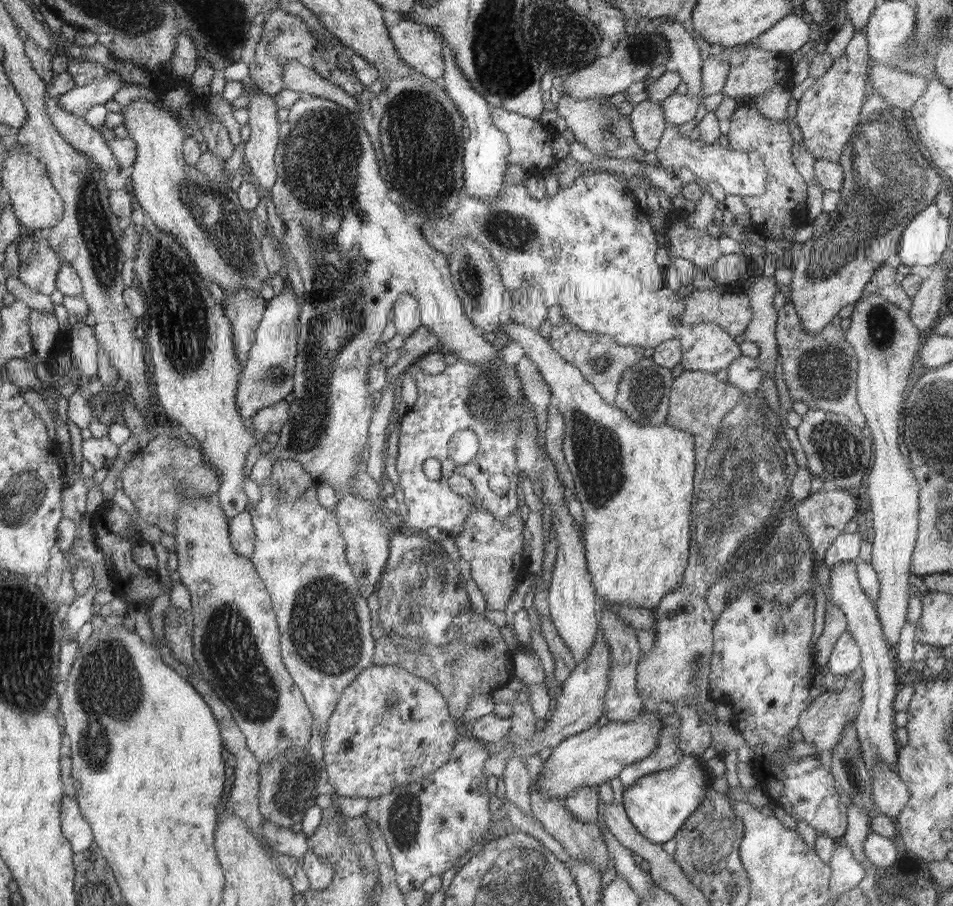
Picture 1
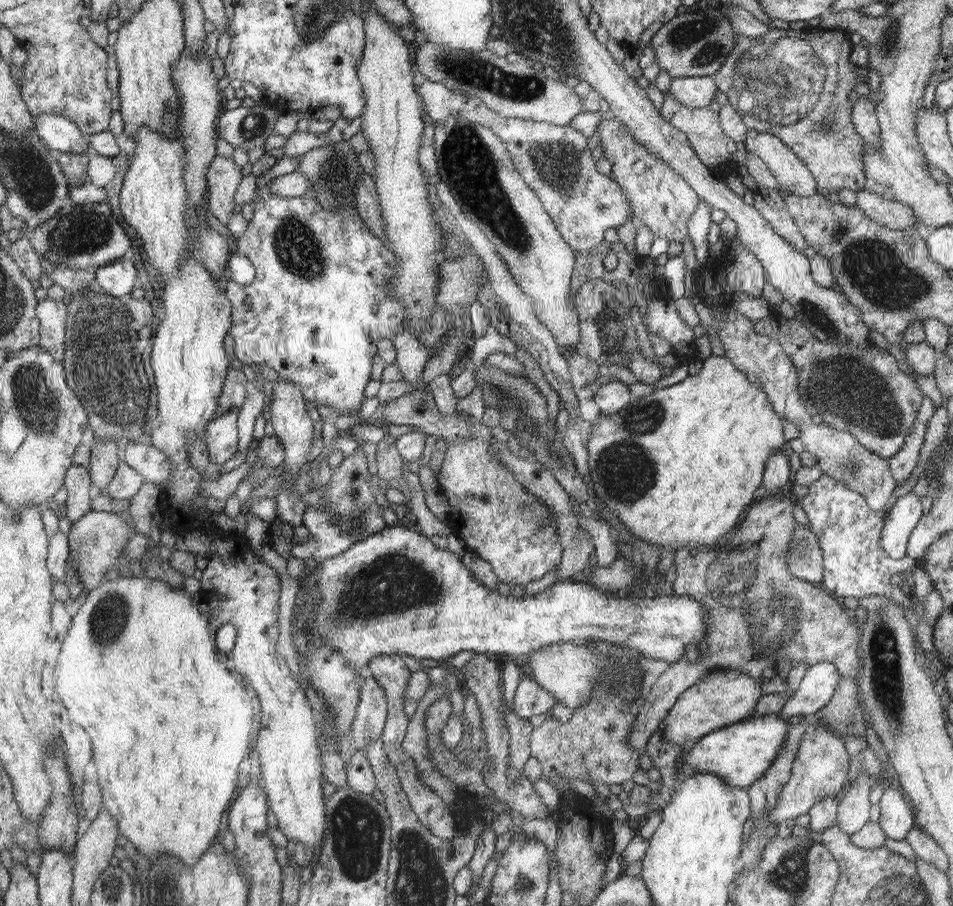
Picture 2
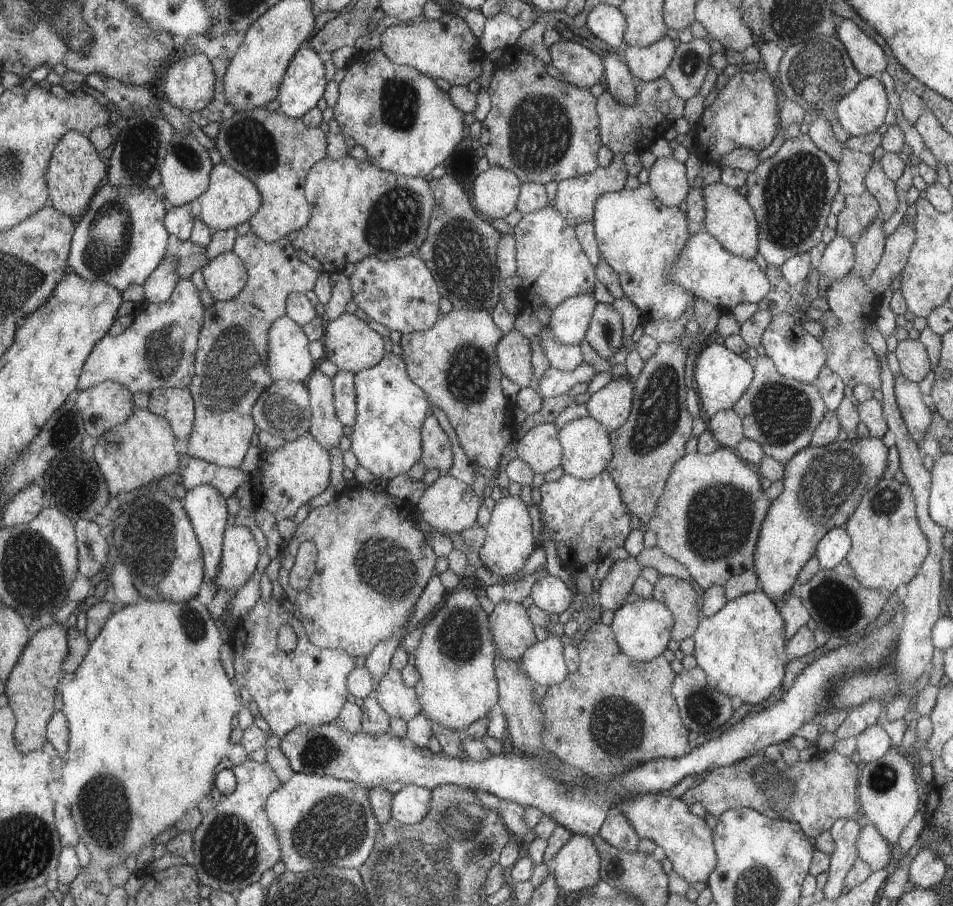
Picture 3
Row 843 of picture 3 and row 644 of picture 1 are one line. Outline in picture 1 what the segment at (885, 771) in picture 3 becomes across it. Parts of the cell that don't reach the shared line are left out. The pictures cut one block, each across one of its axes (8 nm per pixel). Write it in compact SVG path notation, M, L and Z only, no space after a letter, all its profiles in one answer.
M870 294L868 298L860 298L855 303L852 316L852 324L847 329L845 339L852 345L858 361L857 401L862 414L866 417L866 424L872 432L872 440L875 442L875 460L870 474L868 474L868 486L865 489L867 502L865 506L871 507L872 528L872 568L877 572L880 580L880 597L876 599L875 608L879 612L880 622L883 624L884 634L890 646L897 646L900 638L900 630L907 622L908 596L910 596L910 562L915 548L918 525L919 525L919 494L920 486L915 474L906 458L902 456L900 448L900 414L902 414L902 402L904 402L904 390L908 386L908 378L914 368L914 360L918 358L918 350L922 348L922 334L911 316L892 302L888 302L882 294Z

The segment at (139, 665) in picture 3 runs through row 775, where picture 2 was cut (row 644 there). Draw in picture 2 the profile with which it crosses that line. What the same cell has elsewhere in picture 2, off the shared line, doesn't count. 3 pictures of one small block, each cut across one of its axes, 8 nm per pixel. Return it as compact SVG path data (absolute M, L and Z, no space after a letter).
M146 576L118 577L112 581L104 580L100 587L88 593L88 598L85 598L84 604L72 617L71 627L62 646L63 653L59 655L60 662L55 668L58 696L62 705L68 709L70 717L90 736L92 761L97 768L97 781L103 795L103 809L114 815L120 834L126 836L144 856L154 858L154 854L168 853L174 854L174 859L182 861L184 865L196 864L218 834L222 814L236 792L238 764L246 756L246 746L254 724L254 712L250 712L244 704L246 692L242 684L232 676L233 672L216 660L218 646L215 636L210 636L206 616L192 604L192 598L188 598L180 587L172 587L166 581Z

